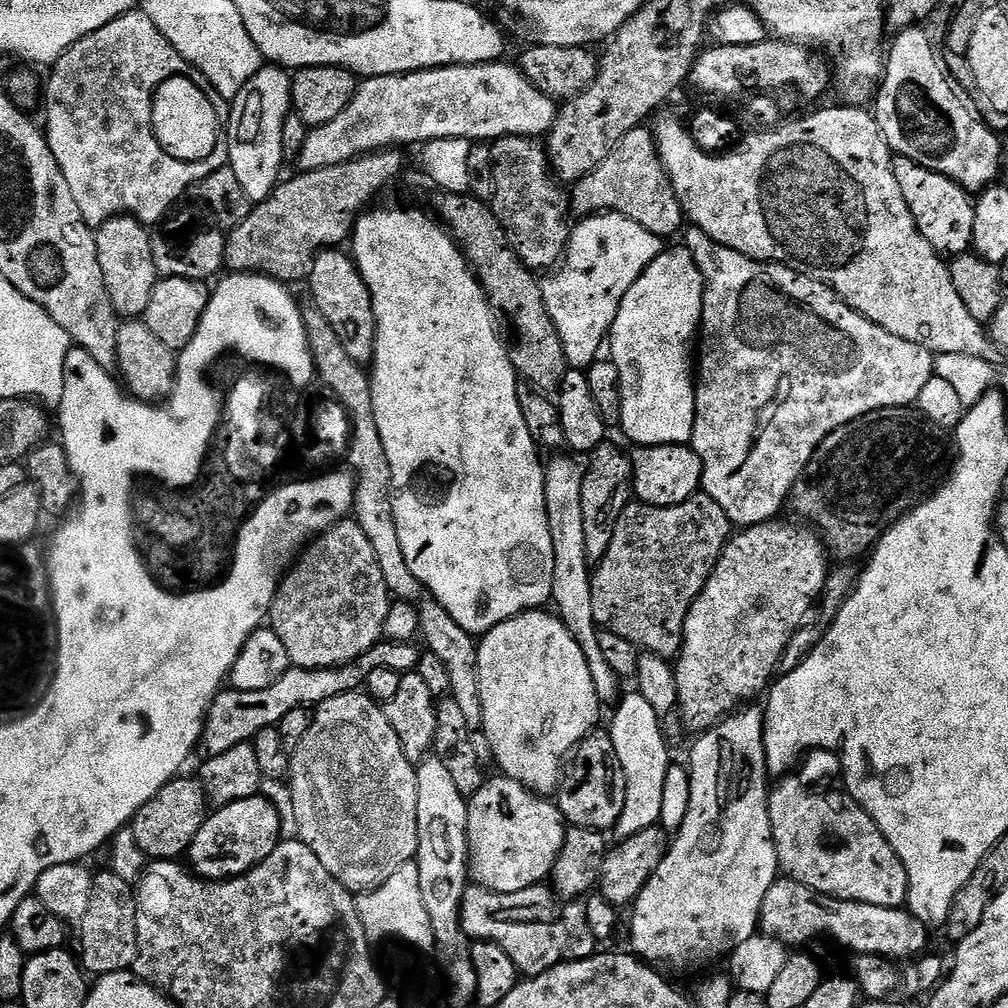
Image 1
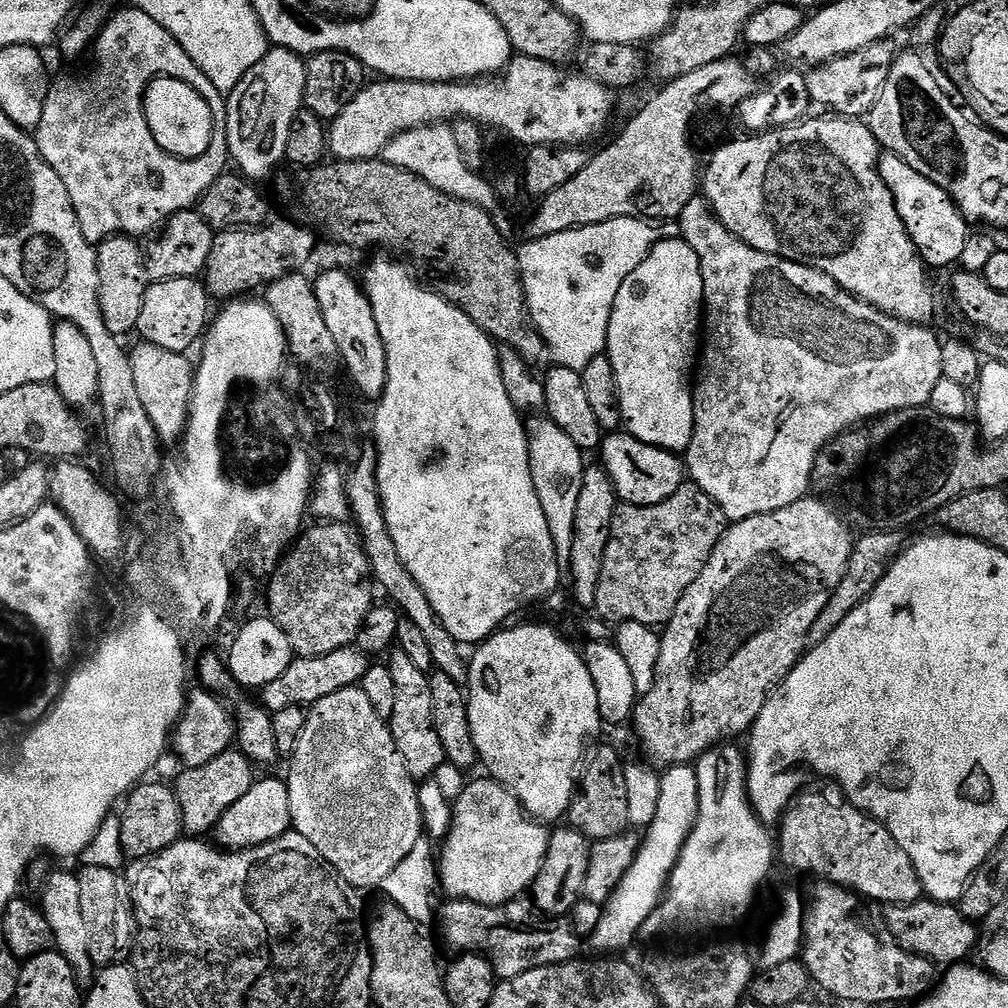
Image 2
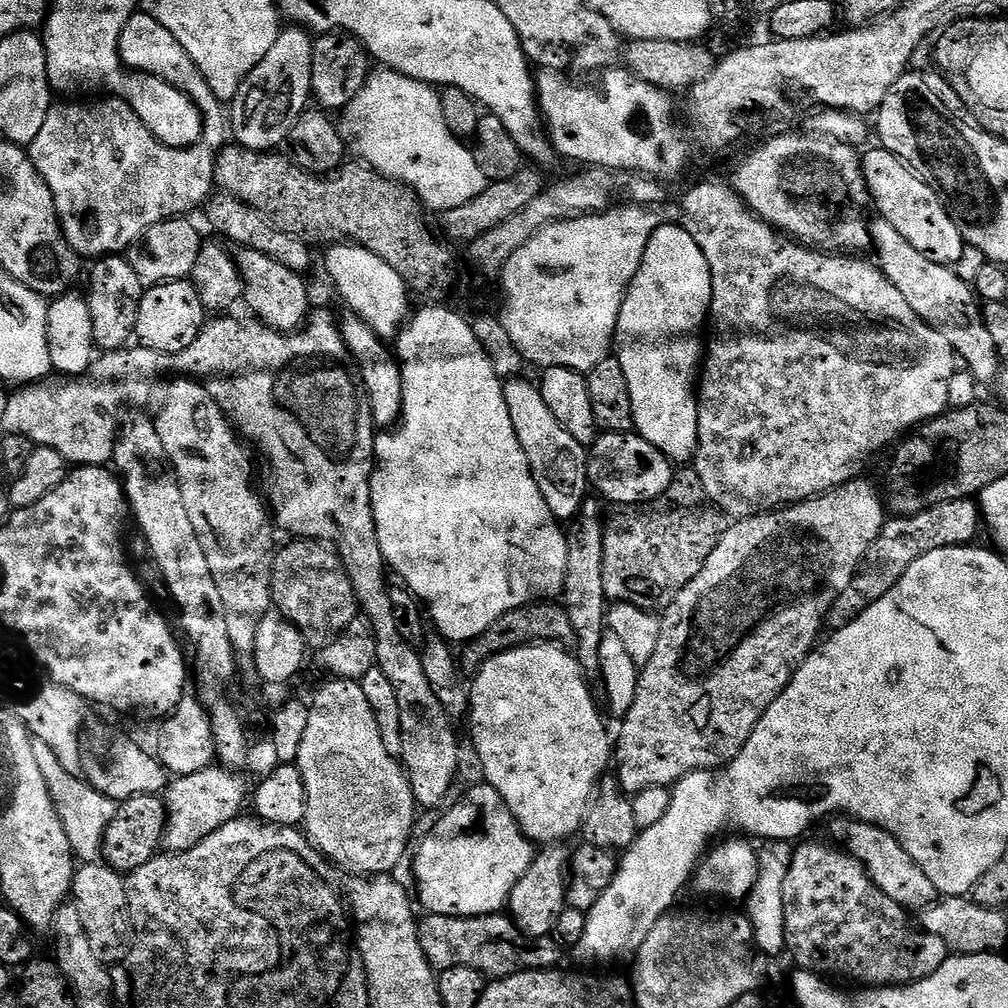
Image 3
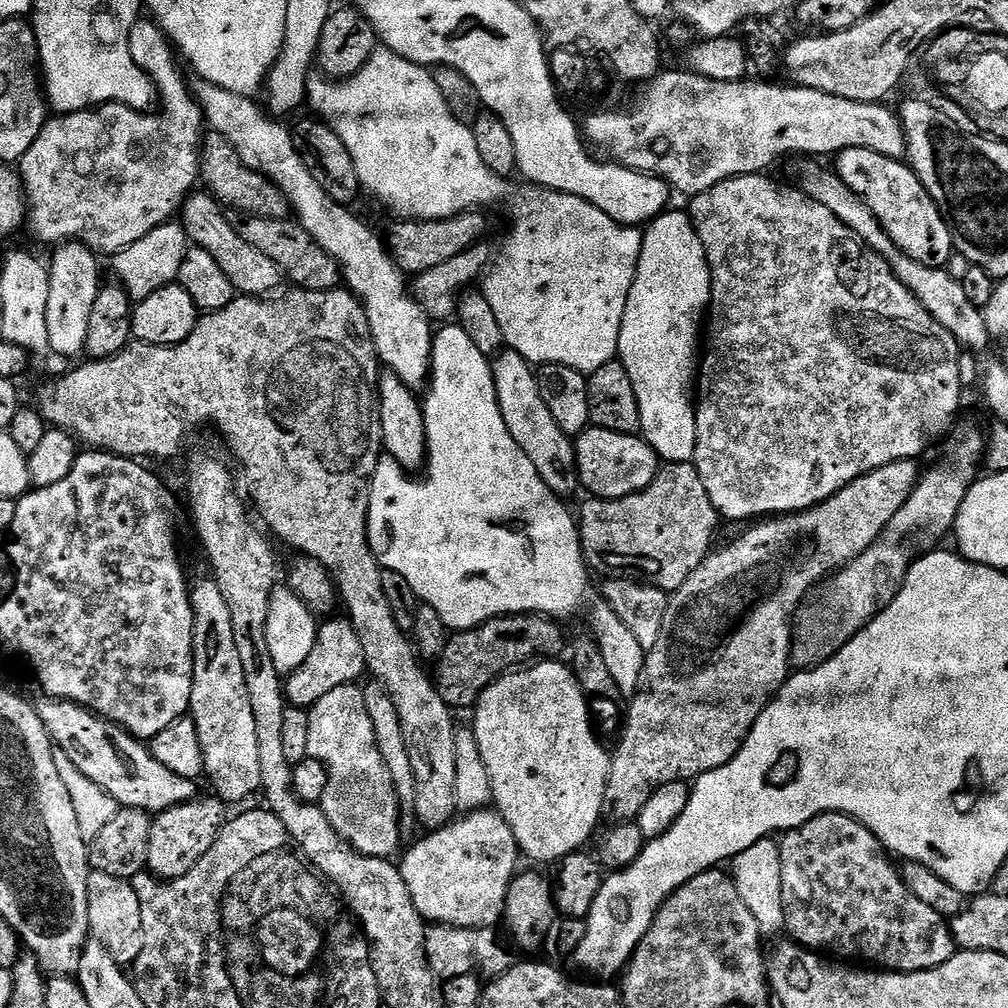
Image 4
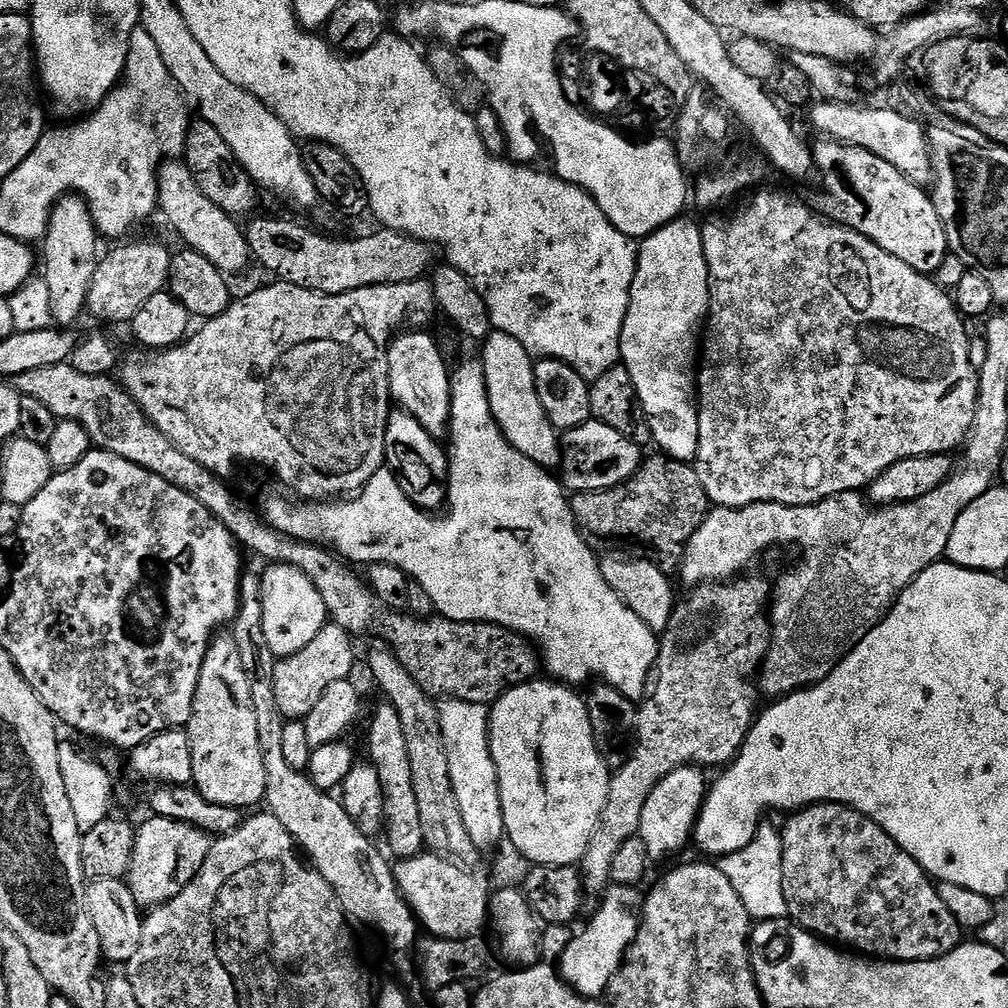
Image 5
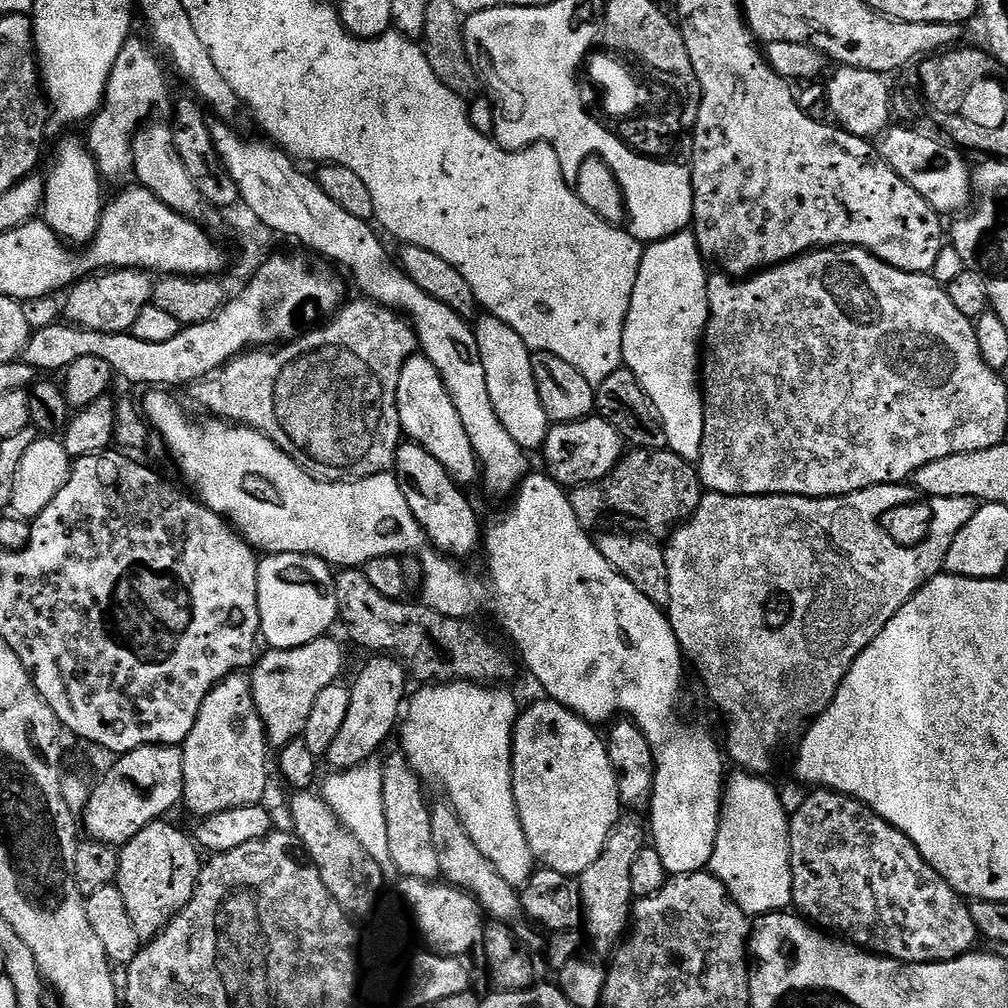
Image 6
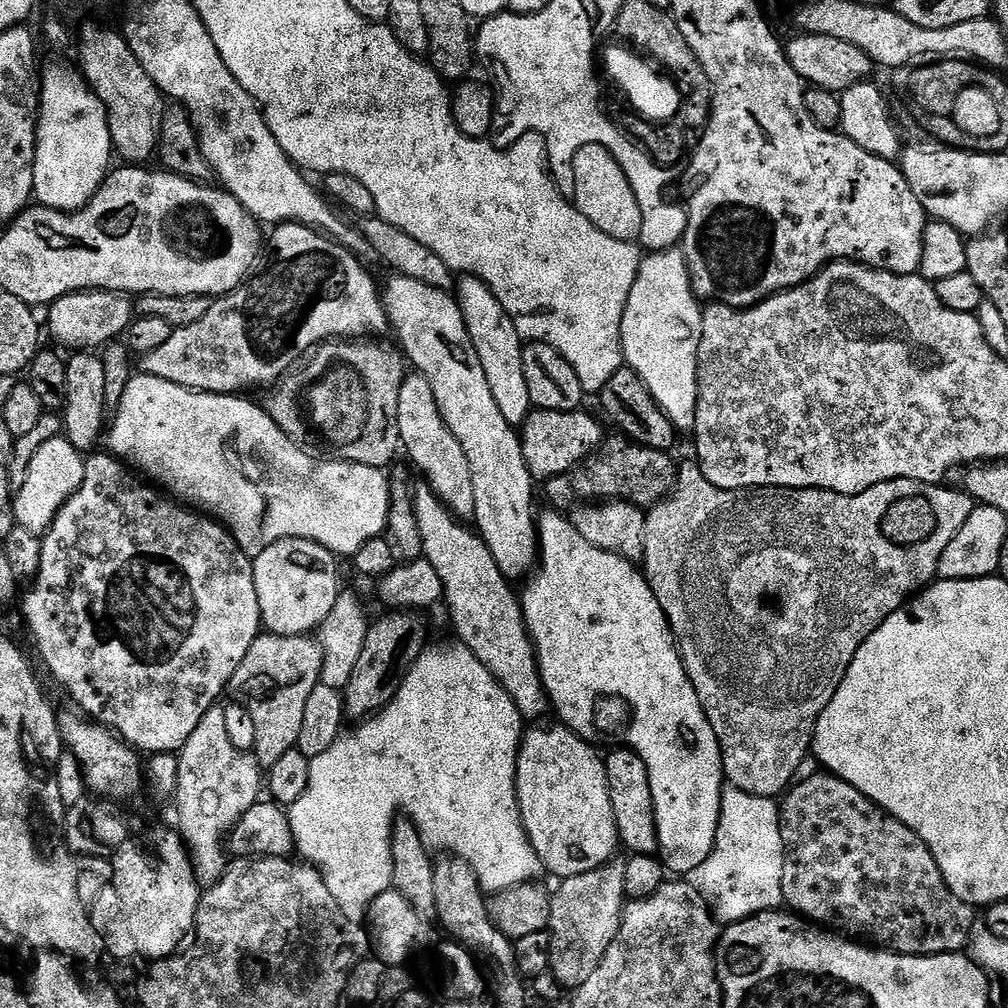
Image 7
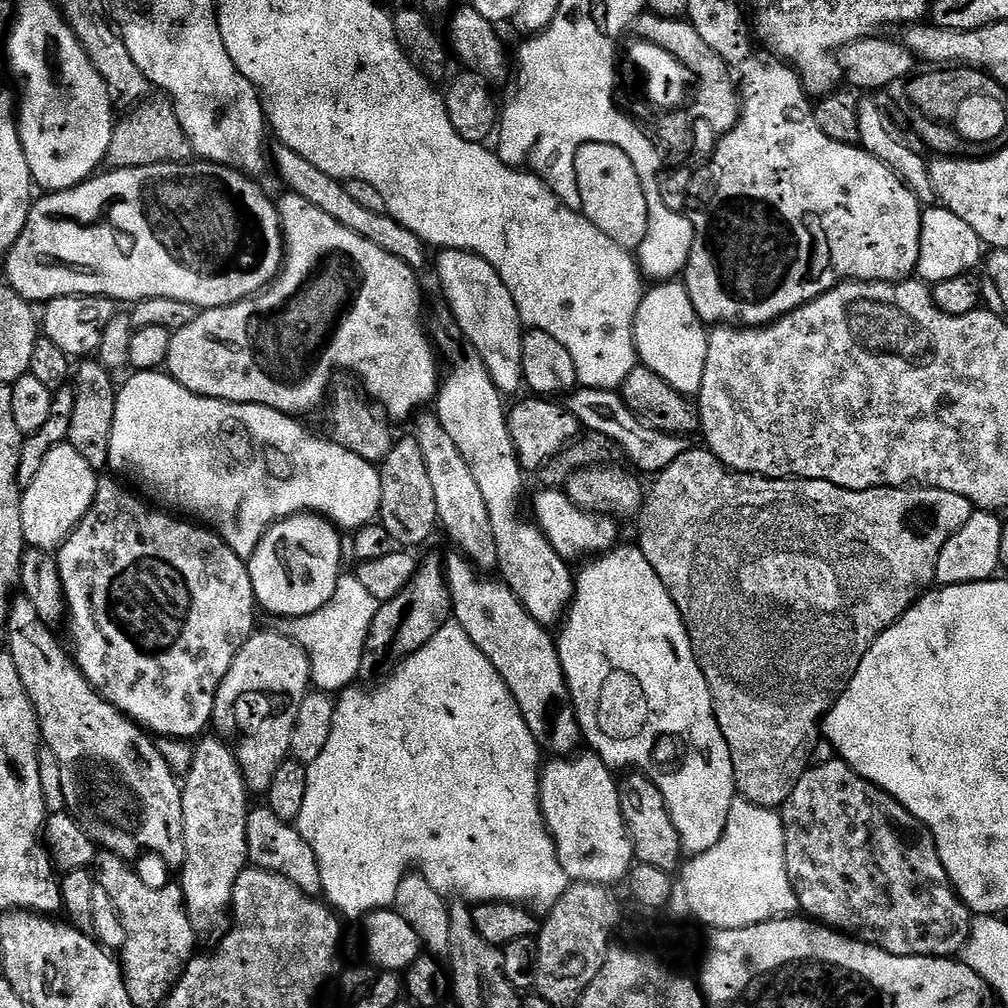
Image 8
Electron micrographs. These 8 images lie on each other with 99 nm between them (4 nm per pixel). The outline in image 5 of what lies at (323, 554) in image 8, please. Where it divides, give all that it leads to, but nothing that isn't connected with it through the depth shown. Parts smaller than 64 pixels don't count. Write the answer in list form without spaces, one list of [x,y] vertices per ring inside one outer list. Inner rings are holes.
[[[274,564],[265,567],[260,582],[262,602],[262,630],[266,630],[266,643],[276,657],[298,654],[329,623],[326,602],[322,602],[322,594],[314,588],[314,582],[294,566]]]

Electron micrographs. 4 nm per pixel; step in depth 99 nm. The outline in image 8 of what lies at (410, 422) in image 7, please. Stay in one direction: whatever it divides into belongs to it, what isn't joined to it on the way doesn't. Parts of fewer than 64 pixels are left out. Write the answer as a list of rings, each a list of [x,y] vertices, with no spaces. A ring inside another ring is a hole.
[[[424,410],[415,417],[416,432],[414,438],[422,450],[422,458],[426,458],[426,470],[430,474],[430,486],[434,486],[434,502],[438,506],[436,519],[439,527],[456,543],[455,551],[467,558],[469,564],[480,570],[496,568],[498,562],[498,546],[494,542],[494,530],[490,527],[490,514],[486,514],[486,501],[482,498],[482,490],[478,490],[478,482],[474,482],[474,474],[470,474],[470,466],[466,466],[466,458],[458,451],[458,446],[450,439],[450,434],[442,427],[442,422],[431,411]]]

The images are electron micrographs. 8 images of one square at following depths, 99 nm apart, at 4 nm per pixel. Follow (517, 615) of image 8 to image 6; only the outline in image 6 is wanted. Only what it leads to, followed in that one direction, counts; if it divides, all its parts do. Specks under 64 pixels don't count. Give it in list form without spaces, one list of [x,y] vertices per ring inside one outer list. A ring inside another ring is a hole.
[[[401,443],[396,449],[394,475],[406,498],[406,506],[410,506],[418,526],[422,526],[427,543],[435,551],[449,558],[464,558],[460,556],[468,556],[475,548],[477,551],[481,547],[482,524],[480,528],[480,520],[464,493],[467,491],[446,474],[446,466],[442,466],[430,450],[421,444]]]

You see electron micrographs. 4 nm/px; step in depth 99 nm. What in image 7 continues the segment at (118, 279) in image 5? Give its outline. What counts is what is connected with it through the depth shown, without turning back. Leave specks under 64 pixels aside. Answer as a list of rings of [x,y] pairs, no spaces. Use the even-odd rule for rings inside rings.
[[[71,292],[47,305],[46,332],[64,348],[71,350],[100,350],[119,341],[134,319],[134,304],[123,292]]]

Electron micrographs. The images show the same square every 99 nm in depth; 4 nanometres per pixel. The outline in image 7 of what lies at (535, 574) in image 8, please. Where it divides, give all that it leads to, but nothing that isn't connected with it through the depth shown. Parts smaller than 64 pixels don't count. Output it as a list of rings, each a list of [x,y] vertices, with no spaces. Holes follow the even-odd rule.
[[[395,274],[389,277],[388,281],[383,281],[382,295],[391,331],[396,331],[401,344],[399,347],[407,363],[411,367],[413,364],[416,367],[413,369],[424,376],[426,382],[430,382],[430,390],[434,390],[434,398],[446,426],[450,426],[450,432],[454,438],[458,438],[462,450],[466,450],[470,474],[474,477],[474,514],[471,517],[474,527],[486,546],[490,546],[490,554],[494,554],[498,570],[502,570],[509,581],[516,582],[519,576],[527,577],[537,567],[540,546],[536,492],[532,489],[534,481],[522,454],[519,431],[506,422],[502,410],[498,410],[498,402],[494,402],[494,394],[490,394],[490,382],[486,380],[486,373],[474,348],[457,297],[452,292],[426,286],[426,282],[414,282],[414,278]]]

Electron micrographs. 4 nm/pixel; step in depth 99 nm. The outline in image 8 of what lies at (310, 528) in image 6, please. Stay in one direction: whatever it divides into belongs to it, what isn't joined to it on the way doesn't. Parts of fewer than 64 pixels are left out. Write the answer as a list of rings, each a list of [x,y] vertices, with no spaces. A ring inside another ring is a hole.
[[[164,370],[154,372],[133,371],[131,375],[132,377],[124,385],[119,385],[116,393],[116,409],[114,410],[113,430],[110,434],[107,467],[116,471],[117,473],[113,473],[125,481],[137,480],[141,488],[139,488],[139,491],[153,505],[159,506],[169,513],[191,518],[193,521],[211,528],[212,531],[221,536],[226,542],[226,546],[230,546],[230,550],[234,550],[234,554],[238,554],[238,558],[242,558],[245,562],[249,560],[254,554],[258,542],[266,535],[269,528],[278,523],[279,520],[285,520],[288,516],[319,514],[325,520],[335,524],[337,529],[340,530],[345,530],[344,528],[355,530],[373,523],[379,517],[380,503],[382,502],[382,482],[380,481],[380,469],[373,461],[338,446],[331,438],[319,440],[318,437],[311,436],[296,421],[299,419],[293,418],[287,412],[279,412],[261,404],[231,404],[225,400],[211,400],[205,396],[195,396],[190,390],[186,390],[186,386],[179,384],[173,376],[169,376],[167,371]]]

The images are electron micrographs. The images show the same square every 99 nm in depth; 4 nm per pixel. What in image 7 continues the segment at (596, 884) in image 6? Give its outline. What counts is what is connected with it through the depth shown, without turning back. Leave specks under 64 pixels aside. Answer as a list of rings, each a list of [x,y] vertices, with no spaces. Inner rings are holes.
[[[609,862],[600,868],[590,870],[586,874],[574,874],[565,876],[559,881],[560,889],[555,889],[552,898],[552,913],[547,931],[552,938],[552,963],[550,965],[551,975],[555,976],[557,985],[561,989],[575,990],[598,970],[598,962],[610,950],[610,942],[618,934],[622,923],[622,914],[626,903],[626,863]]]

